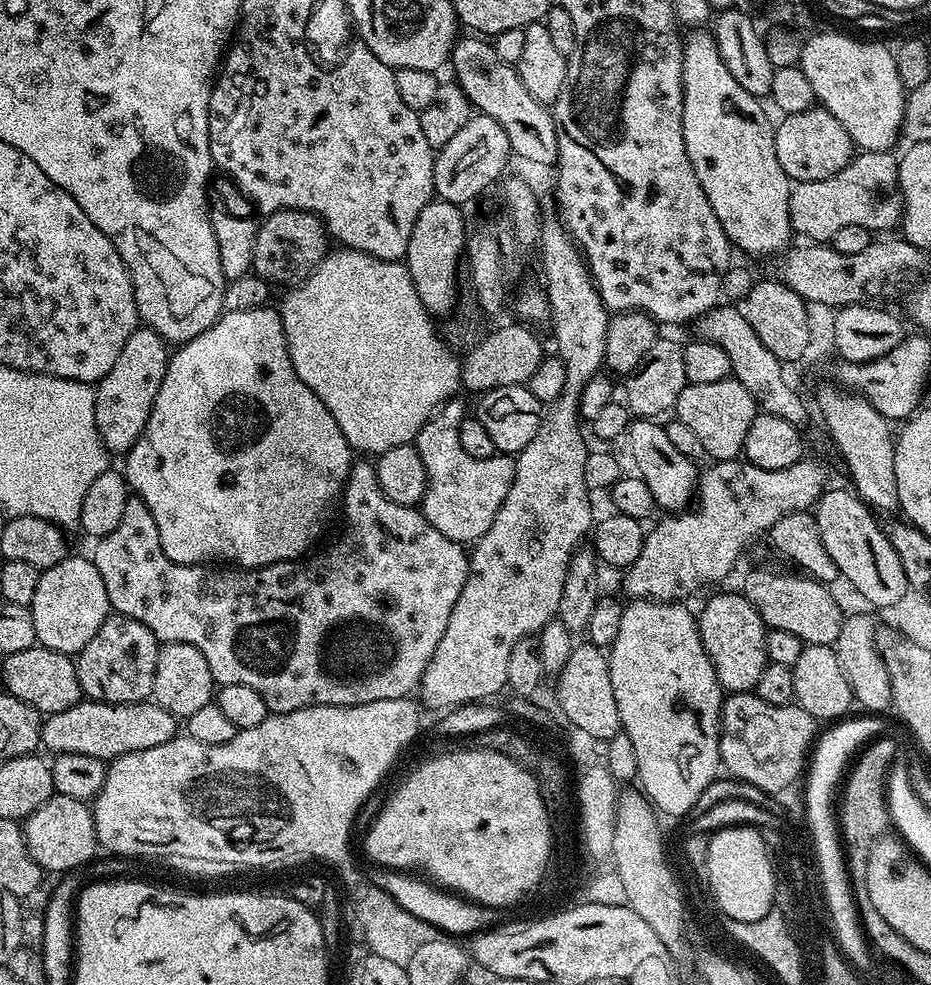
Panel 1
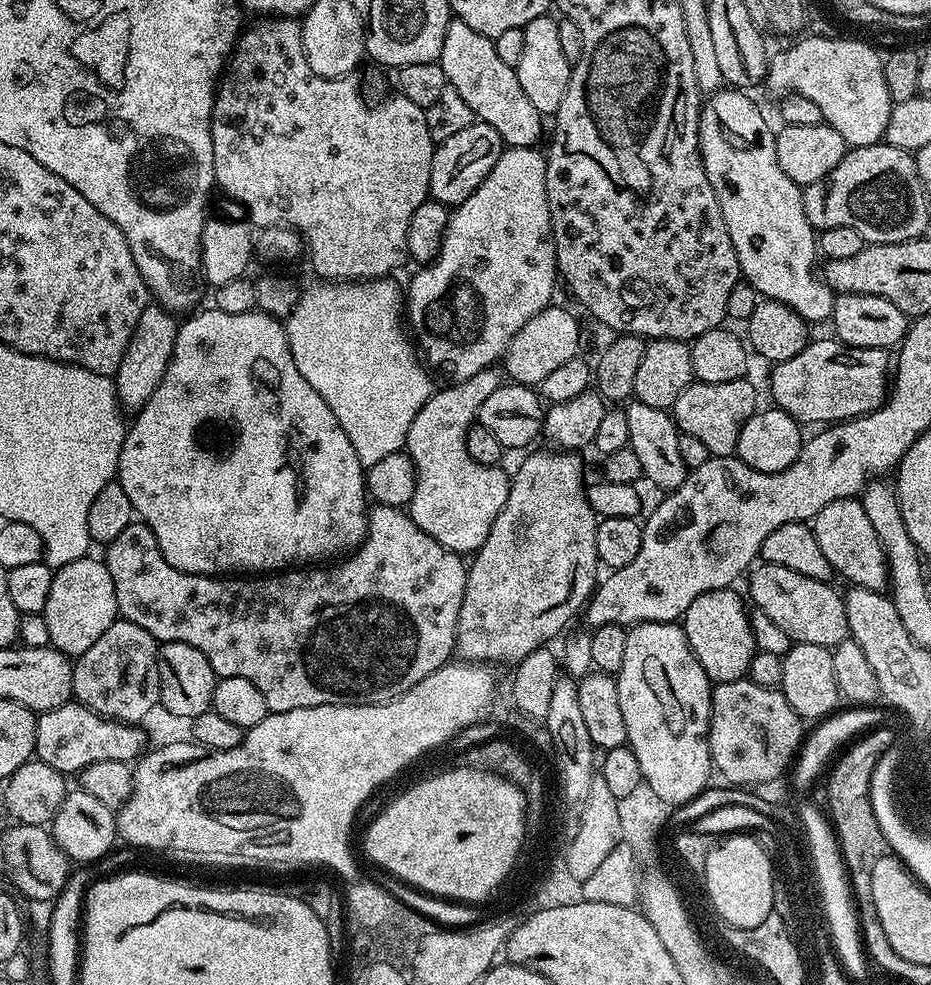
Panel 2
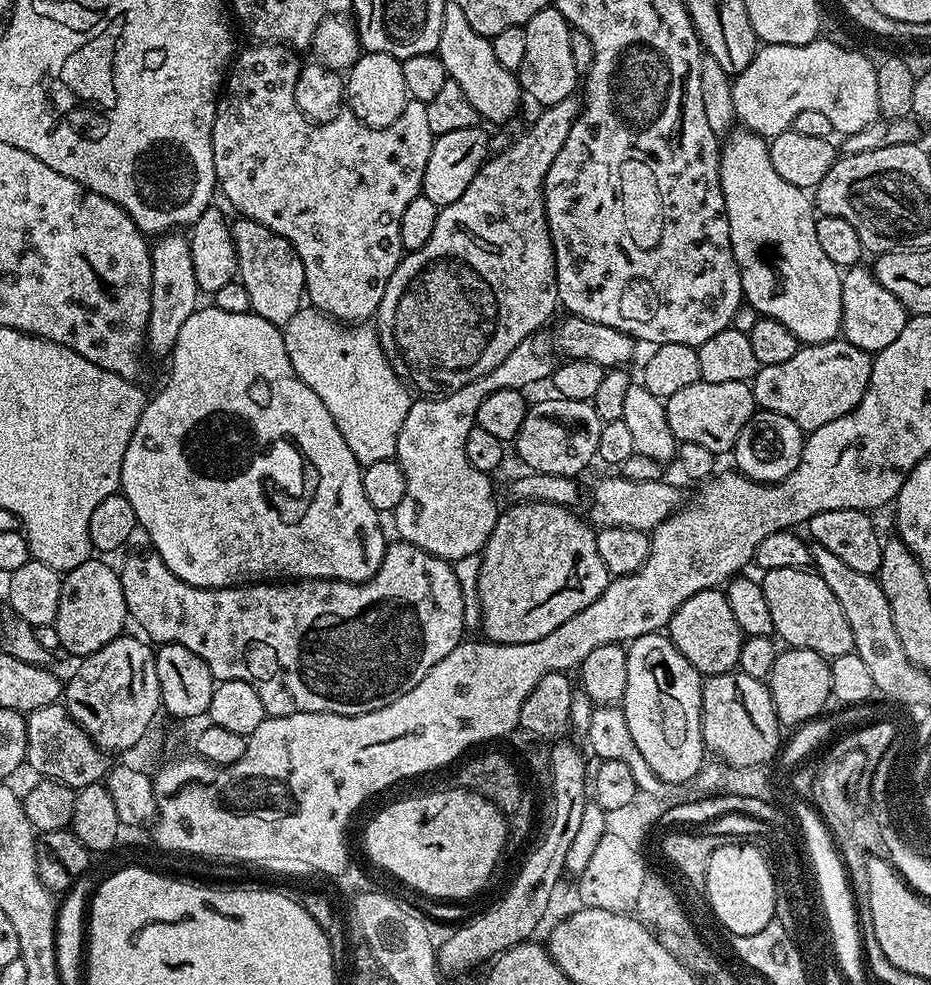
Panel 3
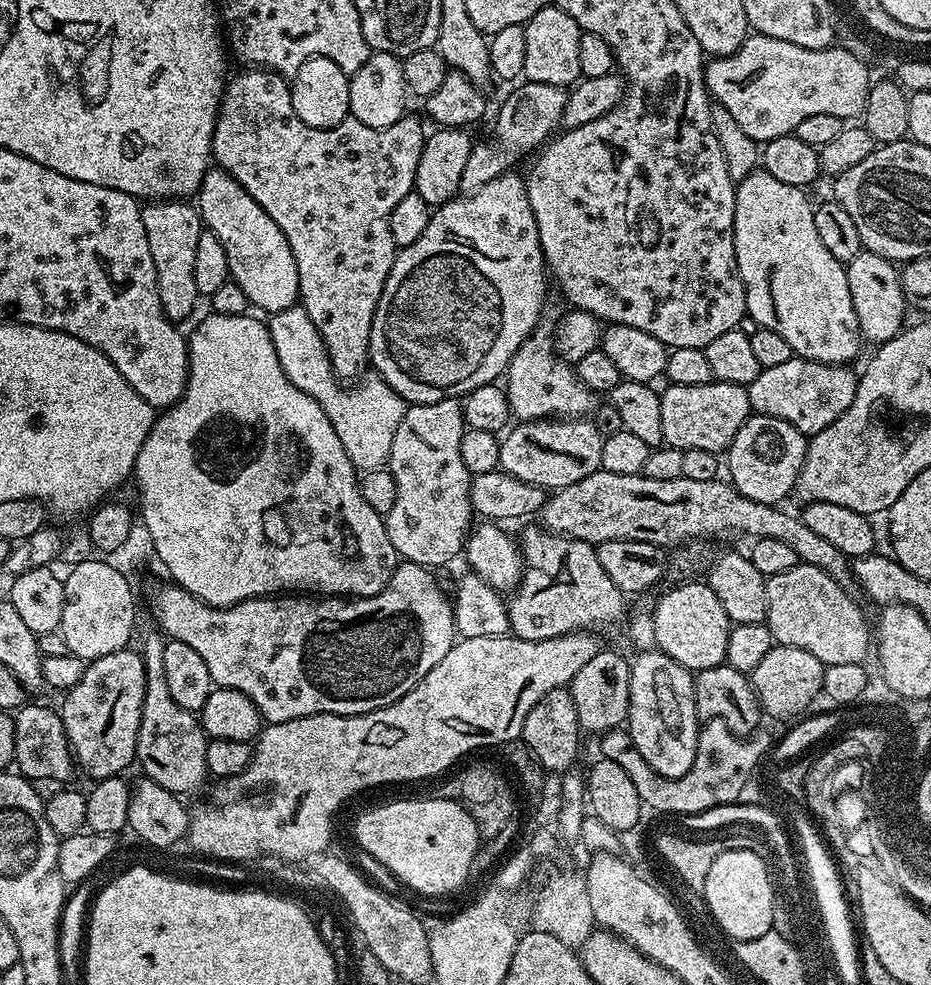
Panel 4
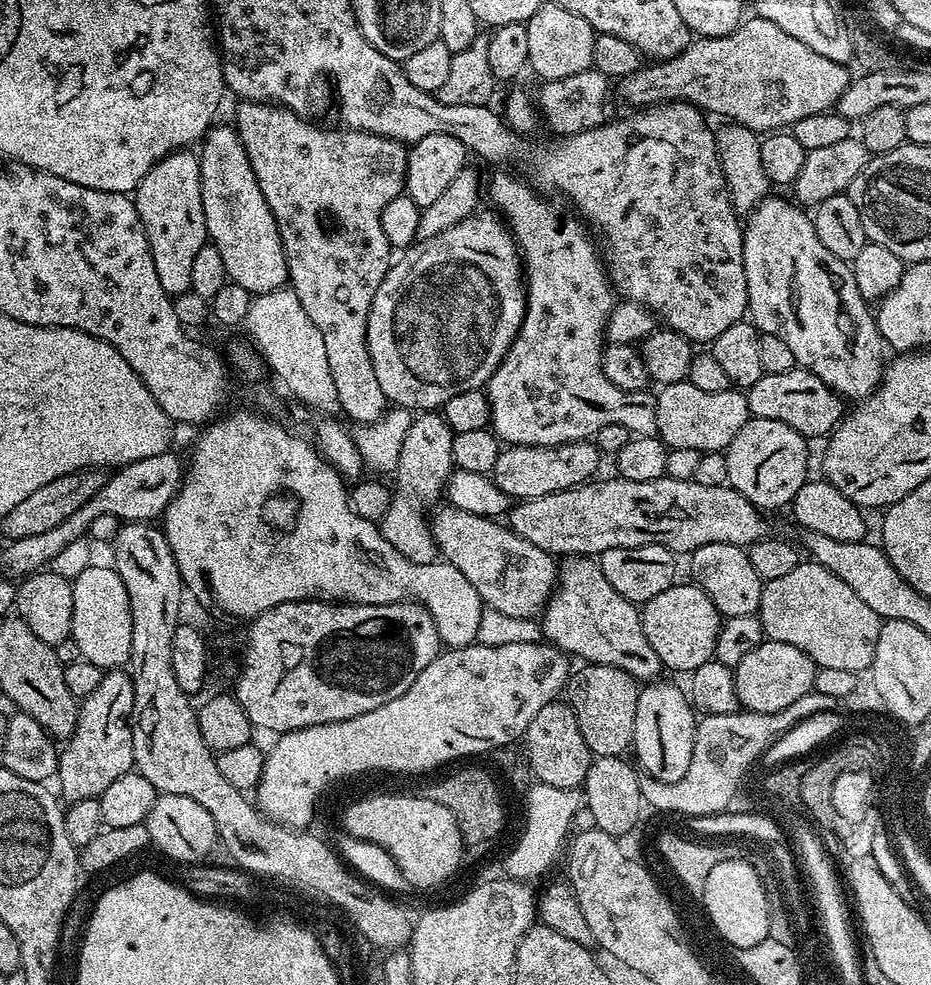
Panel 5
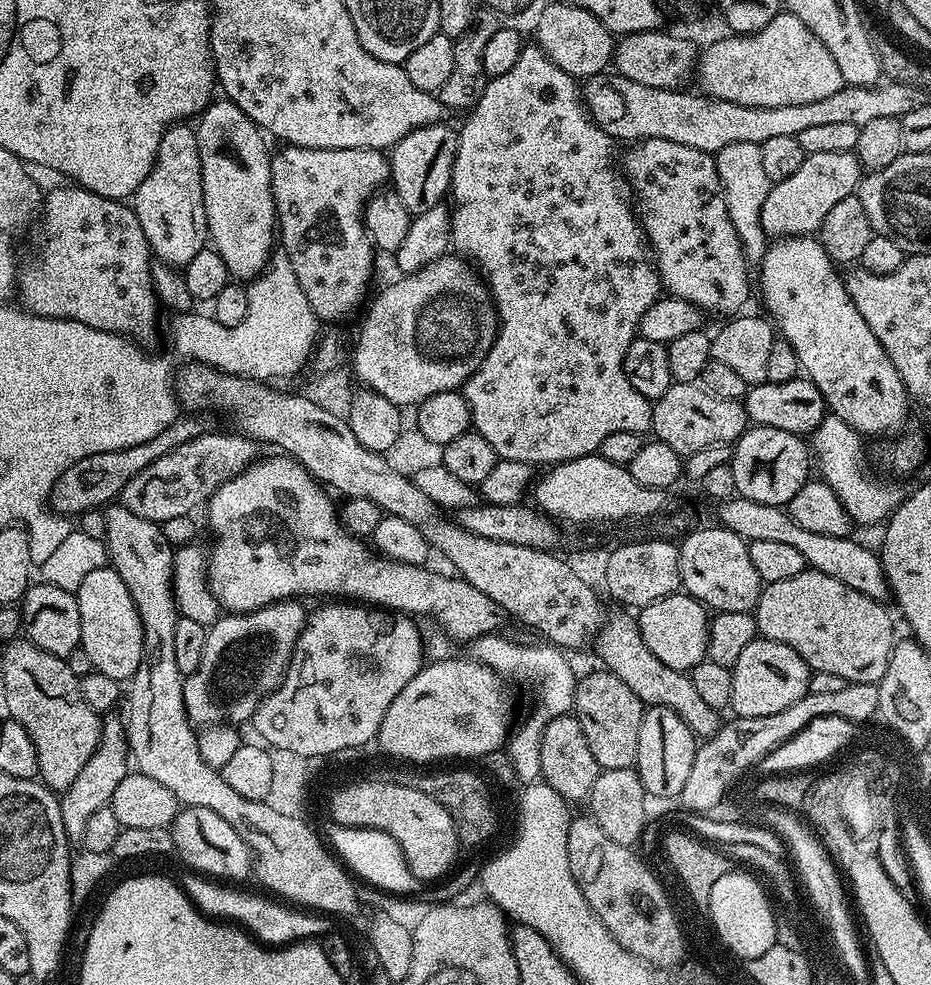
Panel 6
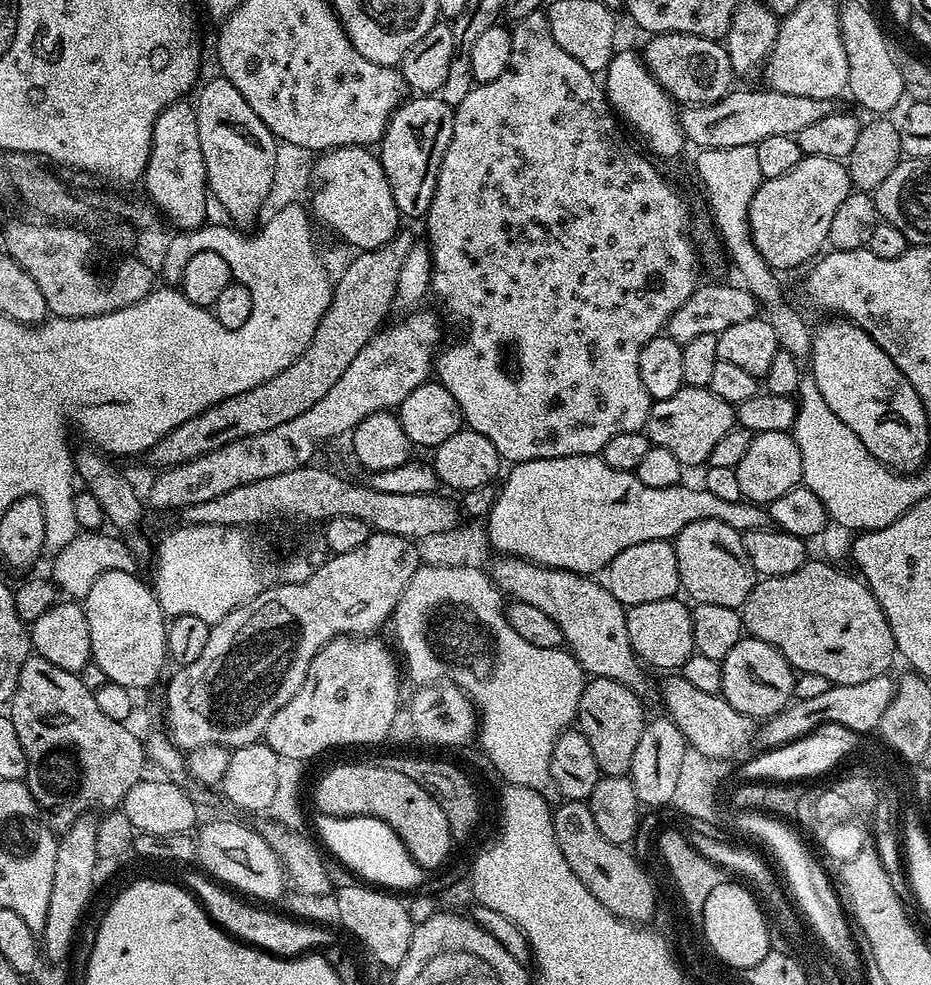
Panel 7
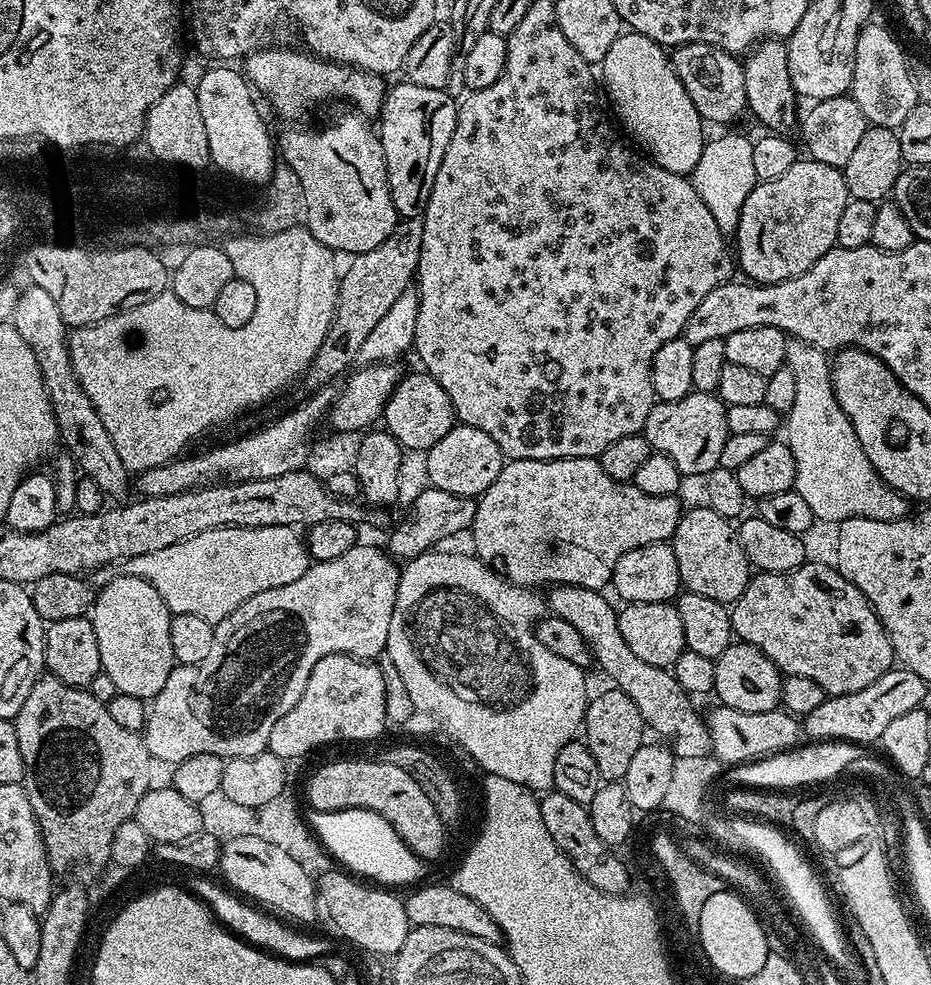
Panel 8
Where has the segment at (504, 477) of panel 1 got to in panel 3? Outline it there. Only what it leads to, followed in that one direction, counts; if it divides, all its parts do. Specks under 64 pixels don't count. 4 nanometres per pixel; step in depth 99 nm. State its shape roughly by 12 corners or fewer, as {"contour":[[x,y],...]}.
{"contour":[[523,340],[494,370],[413,399],[394,457],[399,539],[449,562],[483,553],[493,477],[470,466],[478,406],[558,360]]}

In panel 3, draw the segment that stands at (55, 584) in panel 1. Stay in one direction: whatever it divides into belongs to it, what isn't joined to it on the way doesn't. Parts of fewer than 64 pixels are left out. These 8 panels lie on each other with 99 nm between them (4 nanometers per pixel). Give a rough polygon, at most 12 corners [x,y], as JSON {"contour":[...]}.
{"contour":[[99,559],[67,572],[60,648],[94,654],[130,620],[119,571]]}

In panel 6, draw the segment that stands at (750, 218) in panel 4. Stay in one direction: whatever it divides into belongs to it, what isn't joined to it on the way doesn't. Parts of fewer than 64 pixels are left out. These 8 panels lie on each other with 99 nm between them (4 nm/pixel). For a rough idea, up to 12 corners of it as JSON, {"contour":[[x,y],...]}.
{"contour":[[773,239],[763,311],[864,438],[909,394],[819,239]]}

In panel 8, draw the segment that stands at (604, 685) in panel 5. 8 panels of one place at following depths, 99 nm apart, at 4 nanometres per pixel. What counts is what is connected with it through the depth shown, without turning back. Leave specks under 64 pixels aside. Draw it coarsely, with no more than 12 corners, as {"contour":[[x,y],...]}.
{"contour":[[619,688],[588,701],[582,736],[601,781],[623,781],[645,743]]}

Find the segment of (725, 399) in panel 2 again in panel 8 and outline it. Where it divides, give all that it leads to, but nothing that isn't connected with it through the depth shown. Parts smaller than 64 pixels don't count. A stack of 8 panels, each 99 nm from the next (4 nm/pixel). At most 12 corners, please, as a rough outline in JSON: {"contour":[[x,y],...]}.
{"contour":[[689,392],[650,410],[643,433],[681,477],[720,467],[728,408]]}

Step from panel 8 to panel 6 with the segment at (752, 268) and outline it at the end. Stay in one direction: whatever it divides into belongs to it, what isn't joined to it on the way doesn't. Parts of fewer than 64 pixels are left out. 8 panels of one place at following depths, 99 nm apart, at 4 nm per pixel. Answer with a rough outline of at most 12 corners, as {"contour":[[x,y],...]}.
{"contour":[[855,152],[807,154],[762,202],[762,230],[812,236],[862,179]]}

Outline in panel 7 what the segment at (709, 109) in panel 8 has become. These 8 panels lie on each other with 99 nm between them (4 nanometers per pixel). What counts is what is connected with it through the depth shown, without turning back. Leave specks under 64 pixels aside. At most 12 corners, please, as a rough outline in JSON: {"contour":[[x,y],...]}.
{"contour":[[657,32],[644,65],[684,106],[733,91],[723,43]]}

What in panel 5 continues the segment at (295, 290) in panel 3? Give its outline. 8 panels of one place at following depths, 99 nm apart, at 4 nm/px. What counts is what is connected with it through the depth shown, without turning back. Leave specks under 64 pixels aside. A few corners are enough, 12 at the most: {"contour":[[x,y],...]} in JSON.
{"contour":[[235,127],[198,155],[206,230],[229,281],[285,287],[278,222]]}

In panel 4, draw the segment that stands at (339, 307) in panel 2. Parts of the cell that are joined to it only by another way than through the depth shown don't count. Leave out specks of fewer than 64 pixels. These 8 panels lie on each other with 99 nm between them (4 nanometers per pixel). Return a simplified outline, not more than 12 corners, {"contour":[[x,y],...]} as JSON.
{"contour":[[304,308],[271,313],[278,362],[326,410],[352,465],[385,467],[406,402],[337,380]]}

